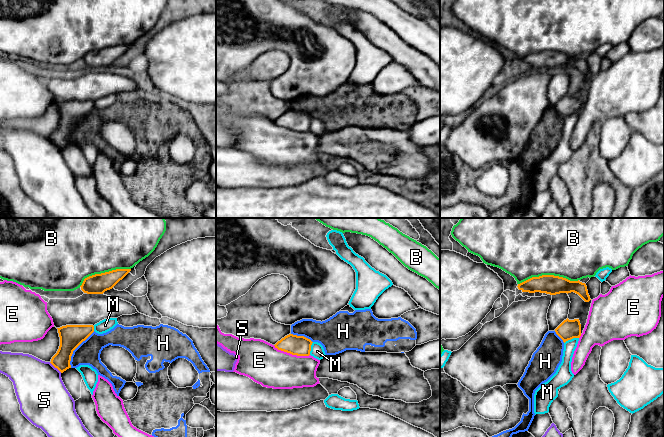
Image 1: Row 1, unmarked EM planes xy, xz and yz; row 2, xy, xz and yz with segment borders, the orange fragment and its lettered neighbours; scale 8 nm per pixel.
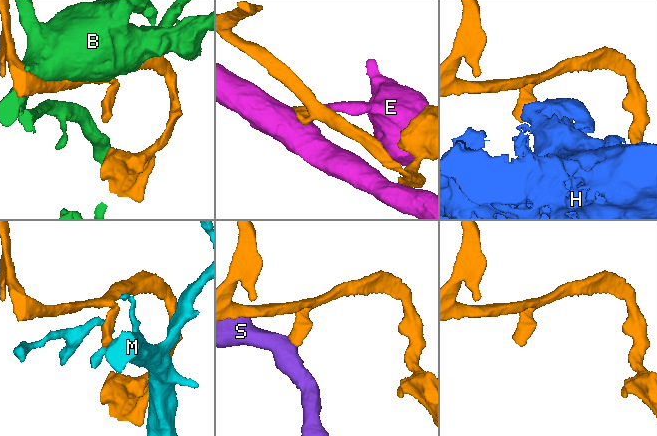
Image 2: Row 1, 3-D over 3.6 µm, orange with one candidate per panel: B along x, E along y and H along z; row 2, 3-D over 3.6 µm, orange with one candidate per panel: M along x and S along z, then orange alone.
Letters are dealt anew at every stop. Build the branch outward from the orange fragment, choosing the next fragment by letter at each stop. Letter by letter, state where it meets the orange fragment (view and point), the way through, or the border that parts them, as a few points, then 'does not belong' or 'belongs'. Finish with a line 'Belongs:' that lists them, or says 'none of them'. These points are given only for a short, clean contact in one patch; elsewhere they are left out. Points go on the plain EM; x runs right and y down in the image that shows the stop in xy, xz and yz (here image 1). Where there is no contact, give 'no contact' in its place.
B: meets orange in yz at (548, 51); does not belong
E: meets orange in xz at (291, 129); does not belong
H: meets orange in xy at (75, 124); border along xy (94, 107), (73, 127), (70, 143); does not belong
M: meets orange in yz at (571, 114); does not belong
S: meets orange in xy at (55, 143); does not belong
Belongs: none of them

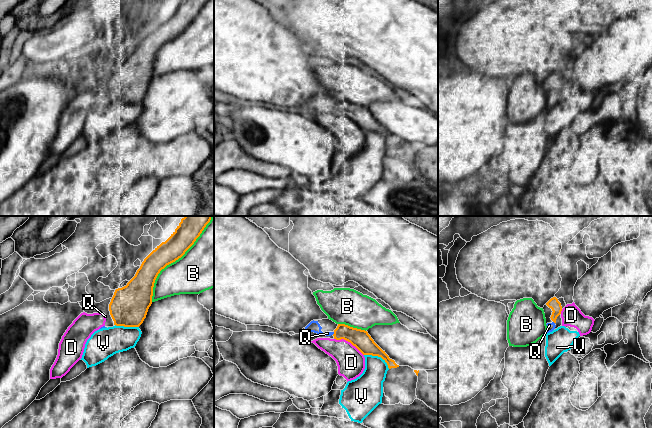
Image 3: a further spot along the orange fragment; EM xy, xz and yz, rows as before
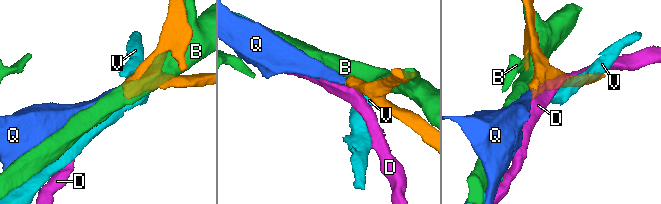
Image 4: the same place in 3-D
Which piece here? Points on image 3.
B: meets orange in xy at (171, 38); does not belong
D: meets orange in xz at (349, 117); does not belong
Q: meets orange in xz at (334, 109); belongs
V: meets orange in xz at (378, 132); border along xz (364, 130), (379, 132), (389, 144); does not belong
Belongs: Q

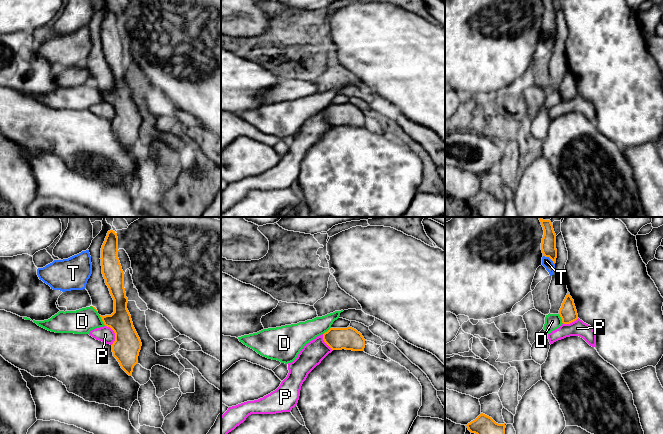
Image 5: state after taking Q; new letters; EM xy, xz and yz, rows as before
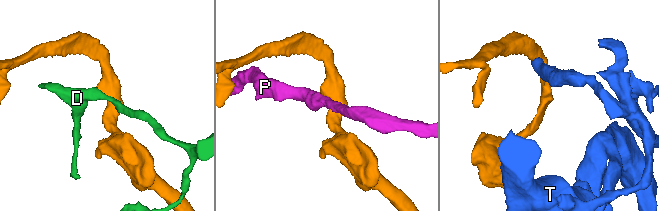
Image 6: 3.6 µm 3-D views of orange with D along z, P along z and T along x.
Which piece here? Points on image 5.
D: meets orange in xy at (102, 96); border along xy (99, 91), (105, 101); does not belong
P: meets orange in xy at (115, 110); border along xy (105, 101), (114, 109), (112, 120); does not belong
T: meets orange in yz at (549, 33); border along yz (543, 31), (547, 32), (554, 40); does not belong
Belongs: none of them

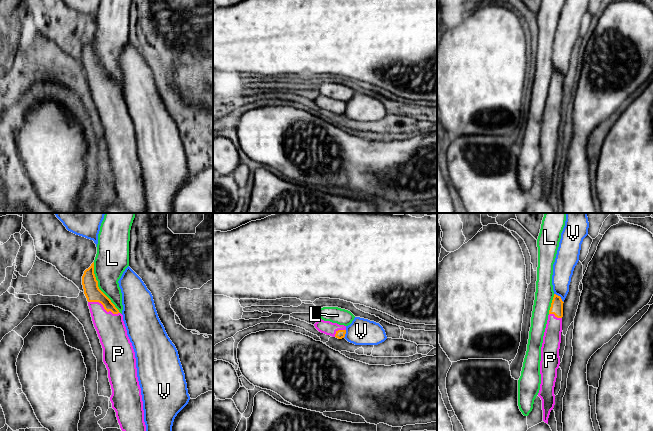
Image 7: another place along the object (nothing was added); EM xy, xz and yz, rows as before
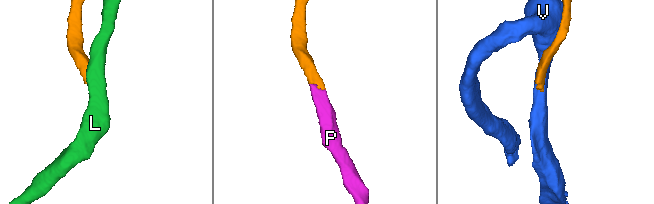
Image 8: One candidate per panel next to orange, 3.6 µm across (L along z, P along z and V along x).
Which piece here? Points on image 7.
L: meets orange in xy at (98, 63); does not belong
P: meets orange in xy at (103, 82); runs through xy (92, 68), (103, 82), (103, 88), (111, 106); belongs
V: meets orange in yz at (560, 73); does not belong
Belongs: P

